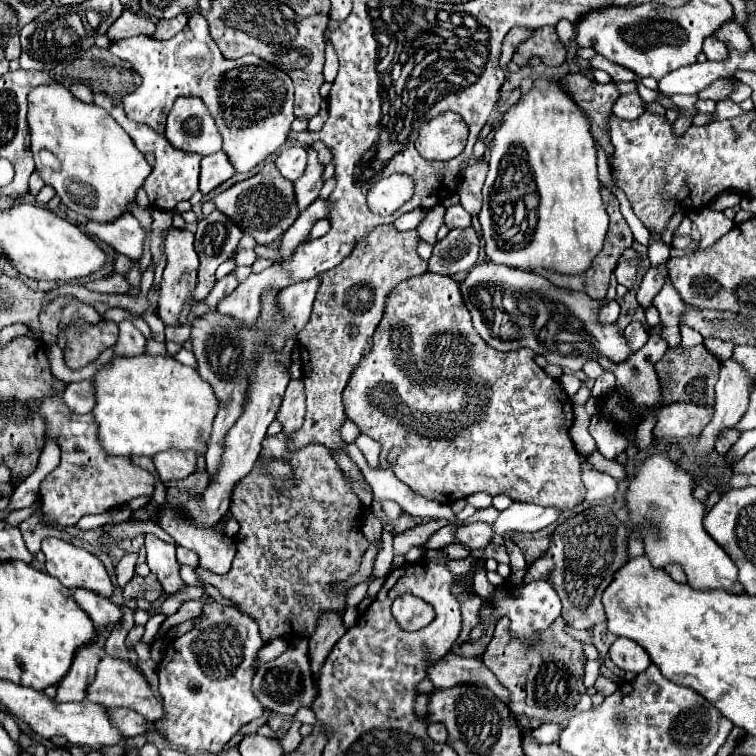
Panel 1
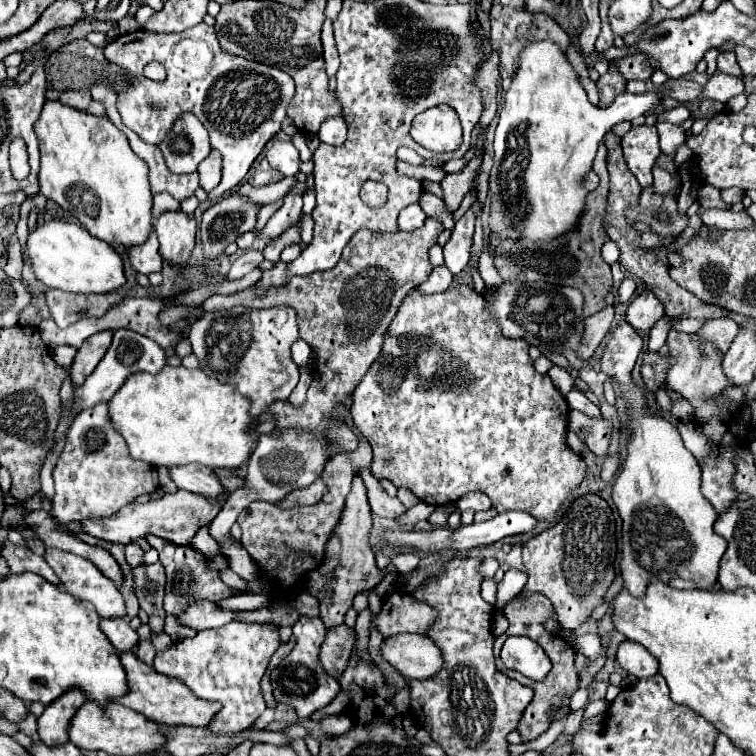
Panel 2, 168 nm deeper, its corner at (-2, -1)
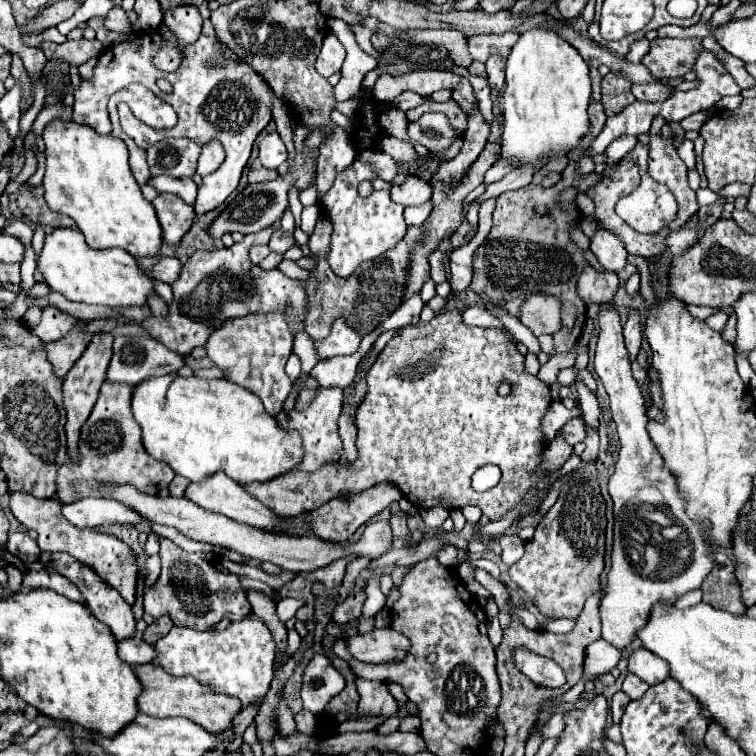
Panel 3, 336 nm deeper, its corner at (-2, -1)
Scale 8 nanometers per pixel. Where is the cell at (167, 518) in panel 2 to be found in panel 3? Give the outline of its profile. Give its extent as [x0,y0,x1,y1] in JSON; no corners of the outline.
[63,497,149,529]

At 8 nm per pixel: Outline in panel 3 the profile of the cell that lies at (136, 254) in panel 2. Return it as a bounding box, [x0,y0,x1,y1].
[151,257,181,283]

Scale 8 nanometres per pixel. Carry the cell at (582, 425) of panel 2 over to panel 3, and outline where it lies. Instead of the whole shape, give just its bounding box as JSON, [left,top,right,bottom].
[563,417,587,445]

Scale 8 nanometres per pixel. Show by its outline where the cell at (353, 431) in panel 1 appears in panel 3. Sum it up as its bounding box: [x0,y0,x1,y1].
[275,387,343,473]

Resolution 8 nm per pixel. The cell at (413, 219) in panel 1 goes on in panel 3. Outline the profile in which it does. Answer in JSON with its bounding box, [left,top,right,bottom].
[405,203,433,225]

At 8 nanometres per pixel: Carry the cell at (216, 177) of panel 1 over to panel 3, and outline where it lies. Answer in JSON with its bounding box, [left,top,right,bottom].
[197,141,225,177]

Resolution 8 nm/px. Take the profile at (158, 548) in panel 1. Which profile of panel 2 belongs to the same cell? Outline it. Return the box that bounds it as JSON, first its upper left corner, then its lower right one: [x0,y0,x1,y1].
[145,535,241,617]

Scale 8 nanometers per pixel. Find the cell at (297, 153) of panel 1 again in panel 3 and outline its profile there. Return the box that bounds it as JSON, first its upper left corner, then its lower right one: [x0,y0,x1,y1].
[259,133,287,169]

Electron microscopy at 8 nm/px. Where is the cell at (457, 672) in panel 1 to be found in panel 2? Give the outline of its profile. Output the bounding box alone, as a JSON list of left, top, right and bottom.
[381,635,443,679]

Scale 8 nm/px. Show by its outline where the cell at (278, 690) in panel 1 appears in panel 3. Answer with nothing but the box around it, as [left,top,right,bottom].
[301,653,345,715]

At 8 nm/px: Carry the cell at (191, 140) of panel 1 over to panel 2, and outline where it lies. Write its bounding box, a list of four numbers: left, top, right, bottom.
[159,113,209,173]

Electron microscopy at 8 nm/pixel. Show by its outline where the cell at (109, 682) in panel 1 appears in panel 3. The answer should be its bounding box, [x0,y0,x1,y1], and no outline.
[135,663,239,733]

